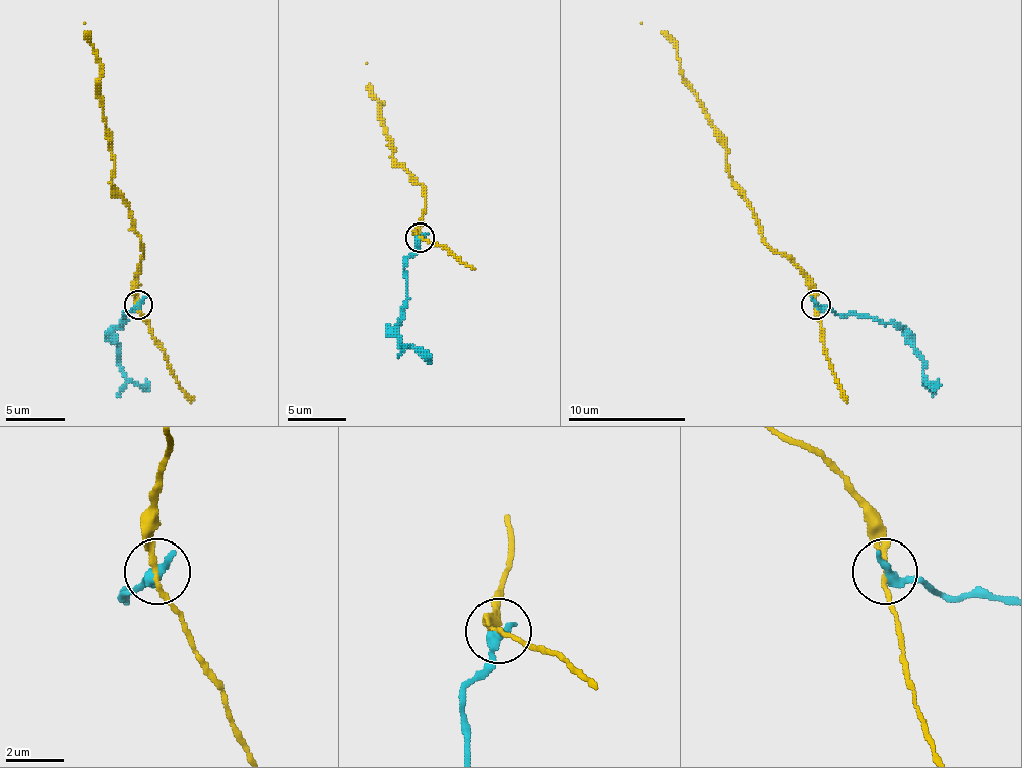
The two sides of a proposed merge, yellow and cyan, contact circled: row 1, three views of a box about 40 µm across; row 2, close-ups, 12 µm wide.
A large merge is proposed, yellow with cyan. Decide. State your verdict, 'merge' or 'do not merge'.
do not merge

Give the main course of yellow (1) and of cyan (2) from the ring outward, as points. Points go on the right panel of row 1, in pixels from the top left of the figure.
1: (815, 306), (815, 284), (767, 244), (732, 179), (726, 138), (685, 82), (674, 44), (641, 23)
2: (815, 306), (897, 323), (905, 332), (932, 385), (941, 385)

